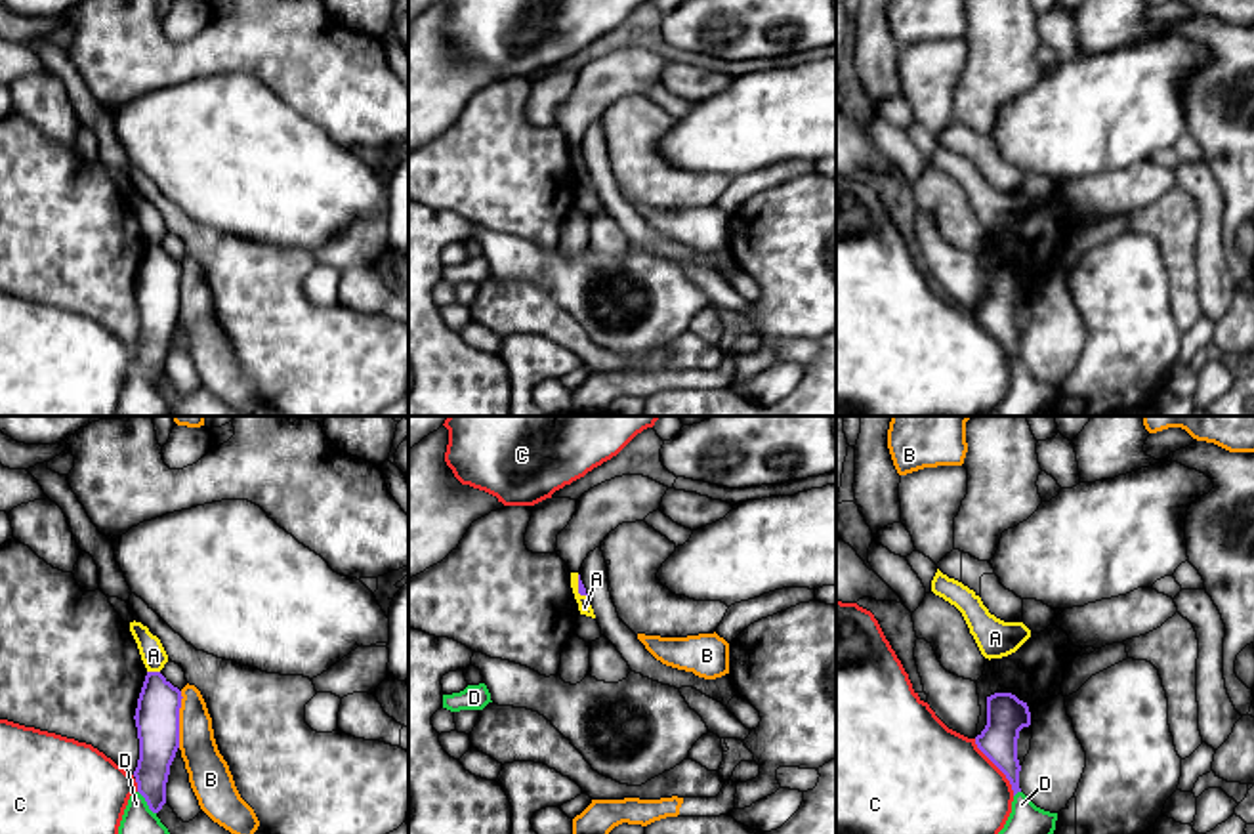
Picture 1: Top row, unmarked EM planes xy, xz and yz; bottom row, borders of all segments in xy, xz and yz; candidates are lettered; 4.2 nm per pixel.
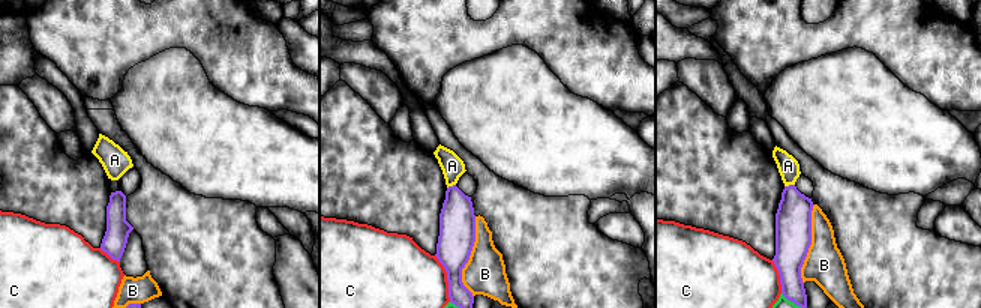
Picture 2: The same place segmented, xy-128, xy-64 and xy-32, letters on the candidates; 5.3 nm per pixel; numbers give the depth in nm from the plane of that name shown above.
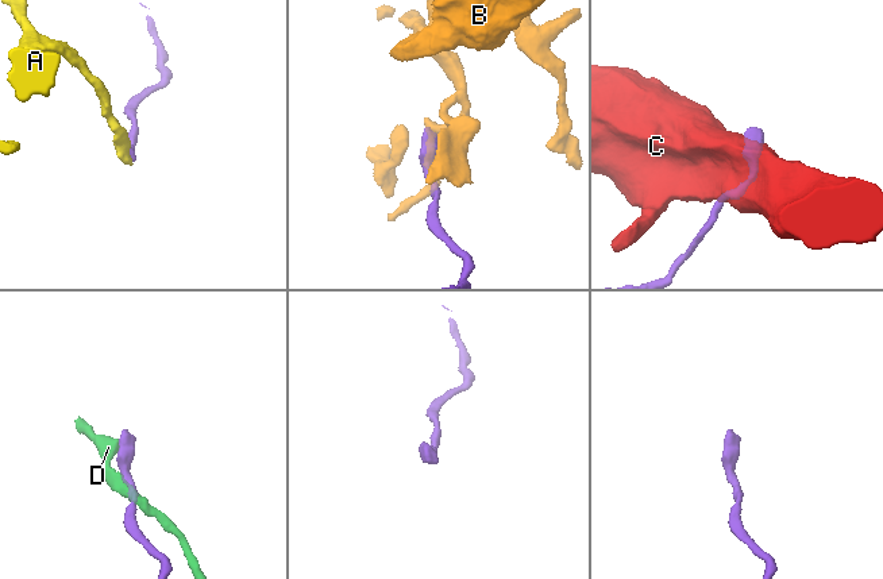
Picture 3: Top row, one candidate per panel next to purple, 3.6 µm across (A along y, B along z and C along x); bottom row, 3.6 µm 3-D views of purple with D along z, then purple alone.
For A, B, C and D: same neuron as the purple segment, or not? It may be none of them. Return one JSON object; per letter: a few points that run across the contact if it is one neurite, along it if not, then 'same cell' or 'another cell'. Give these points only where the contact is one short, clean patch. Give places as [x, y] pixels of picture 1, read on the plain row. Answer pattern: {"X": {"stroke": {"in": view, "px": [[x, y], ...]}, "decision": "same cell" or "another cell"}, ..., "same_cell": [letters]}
{"A": {"stroke": {"in": "xy", "px": [[147, 243], [159, 245]]}, "decision": "another cell"}, "B": {"decision": "another cell"}, "C": {"decision": "another cell"}, "D": {"stroke": {"in": "xy", "px": [[138, 363], [155, 386]]}, "decision": "another cell"}, "same_cell": []}

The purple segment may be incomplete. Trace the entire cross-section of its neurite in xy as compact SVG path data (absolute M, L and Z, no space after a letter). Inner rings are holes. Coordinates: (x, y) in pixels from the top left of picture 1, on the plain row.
M147 244L134 288L139 311L134 349L153 386L166 376L170 338L179 321L181 271L181 263L160 244Z

